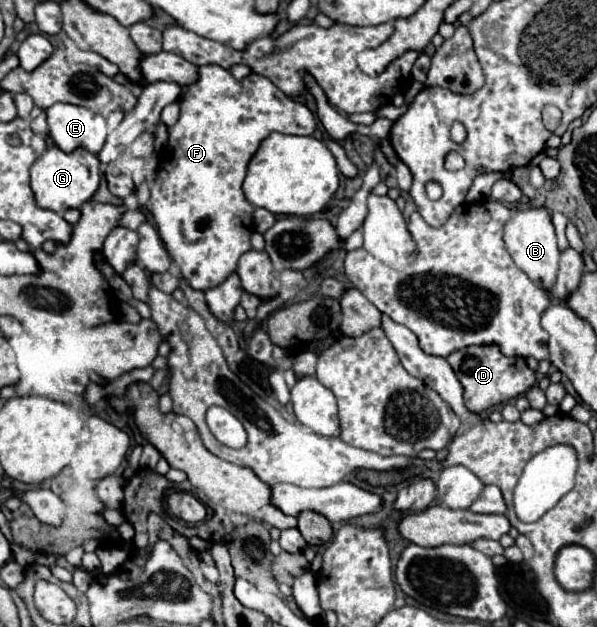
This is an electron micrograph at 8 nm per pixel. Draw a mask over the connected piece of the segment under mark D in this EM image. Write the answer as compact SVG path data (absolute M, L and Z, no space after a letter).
M472 345L450 353L450 367L454 369L458 381L464 387L464 403L474 413L484 413L494 405L508 403L518 395L524 395L530 387L536 385L536 373L526 365L522 357L506 357L494 345Z

